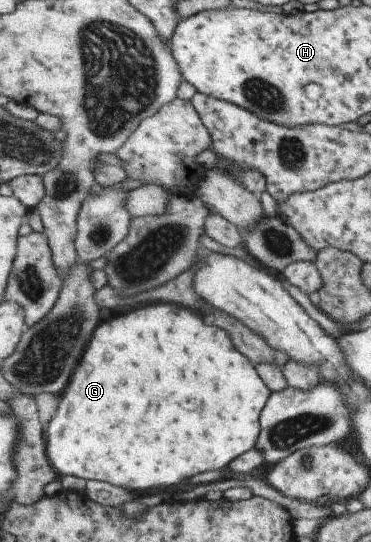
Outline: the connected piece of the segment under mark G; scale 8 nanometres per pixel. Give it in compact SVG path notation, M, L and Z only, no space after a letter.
M150 303L144 307L138 307L124 315L113 315L102 321L95 331L96 337L88 343L88 349L74 372L72 381L63 391L55 416L50 420L47 435L47 453L51 464L57 469L59 475L76 475L88 480L100 480L103 482L116 483L122 487L128 487L130 491L152 491L152 489L166 489L176 487L182 481L213 469L221 470L229 467L232 460L242 456L248 450L254 450L256 440L261 432L261 416L268 400L271 399L272 391L267 382L260 377L259 370L248 357L244 357L236 345L232 343L232 337L214 325L208 325L204 317L198 311L190 311L186 307L178 307L172 303Z

